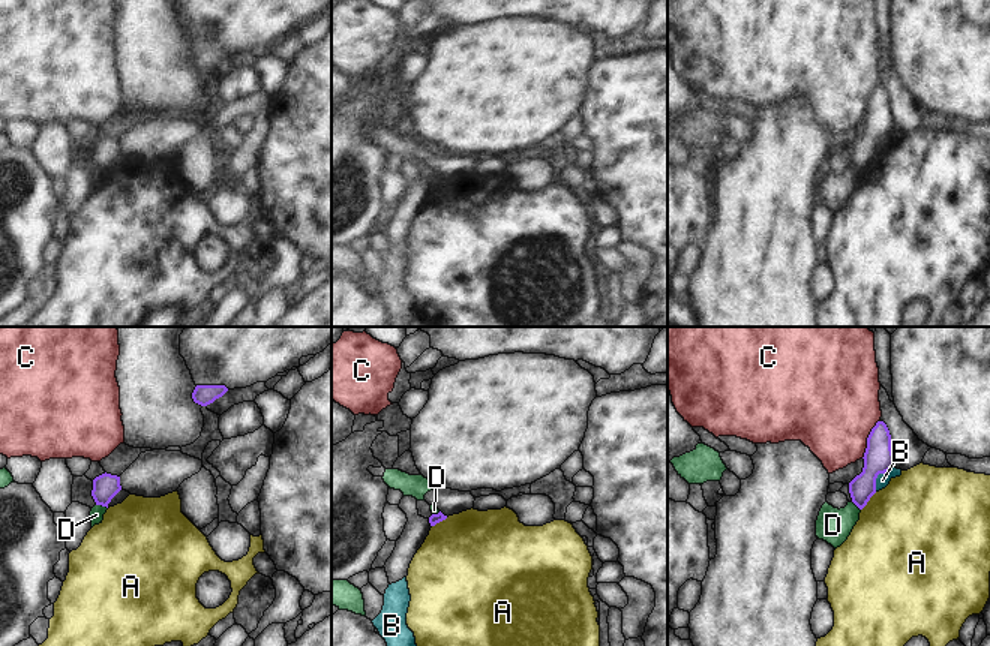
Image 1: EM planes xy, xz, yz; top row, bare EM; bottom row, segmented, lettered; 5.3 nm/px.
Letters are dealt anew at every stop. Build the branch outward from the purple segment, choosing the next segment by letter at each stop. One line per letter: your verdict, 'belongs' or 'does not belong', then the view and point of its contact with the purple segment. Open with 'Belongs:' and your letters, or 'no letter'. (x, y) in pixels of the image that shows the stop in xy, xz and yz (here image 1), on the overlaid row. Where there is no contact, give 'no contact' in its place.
Belongs: no letter
A: does not belong; contact yz (869, 499)
B: does not belong; contact yz (878, 474)
C: does not belong; contact yz (867, 439)
D: does not belong; contact xy (102, 505)

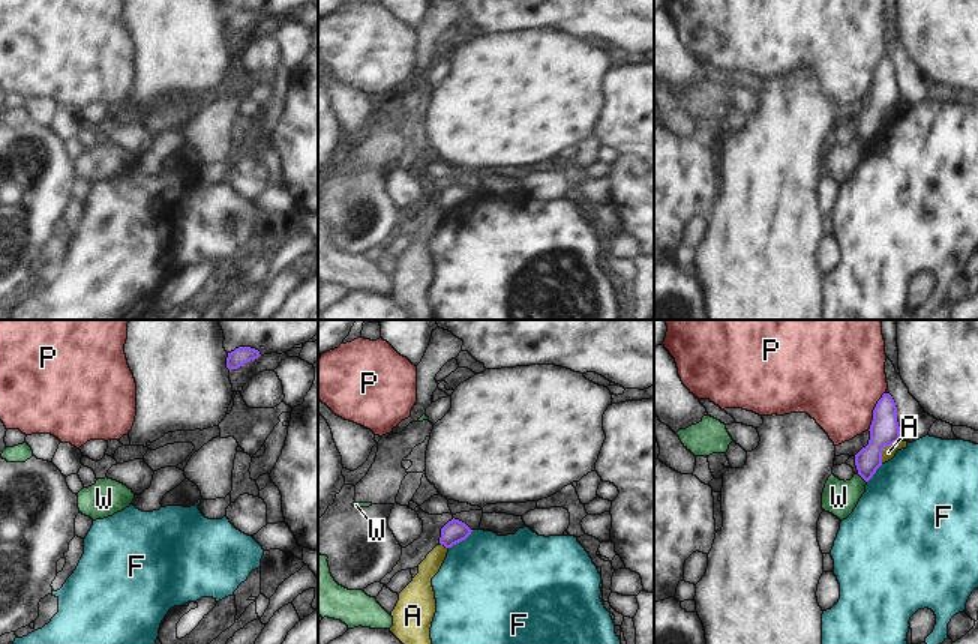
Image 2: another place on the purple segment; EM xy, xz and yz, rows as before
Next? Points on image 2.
Belongs: no letter
A: does not belong; contact yz (884, 446)
F: does not belong; contact xz (461, 541)
P: does not belong; contact yz (873, 412)
W: does not belong; contact yz (861, 476)

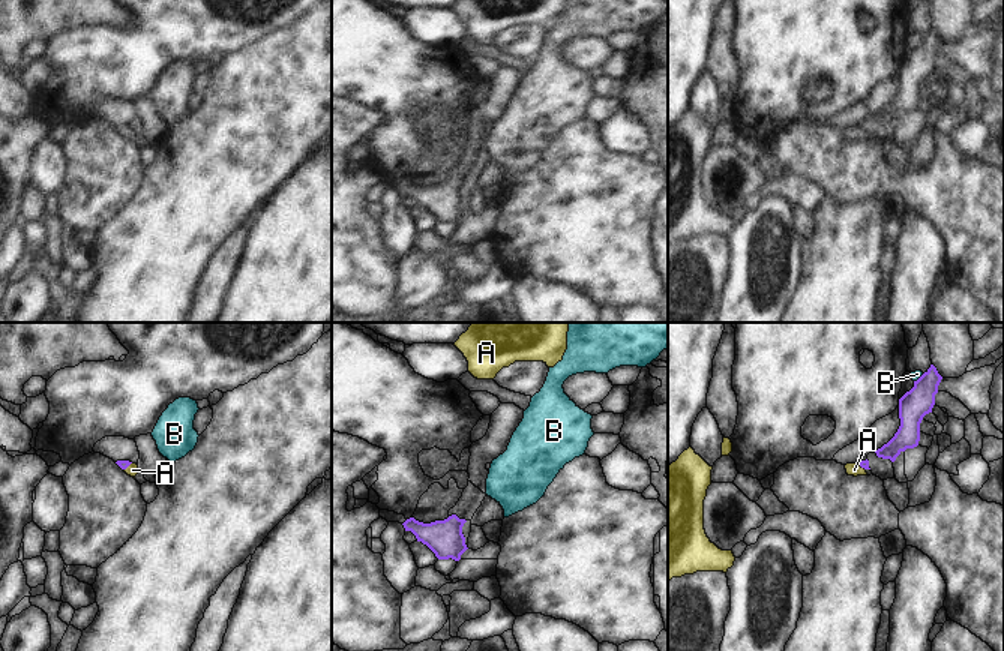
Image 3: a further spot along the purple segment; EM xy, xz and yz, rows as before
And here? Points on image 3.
Belongs: A
A: belongs; contact yz (860, 465)
B: does not belong; contact yz (920, 377)

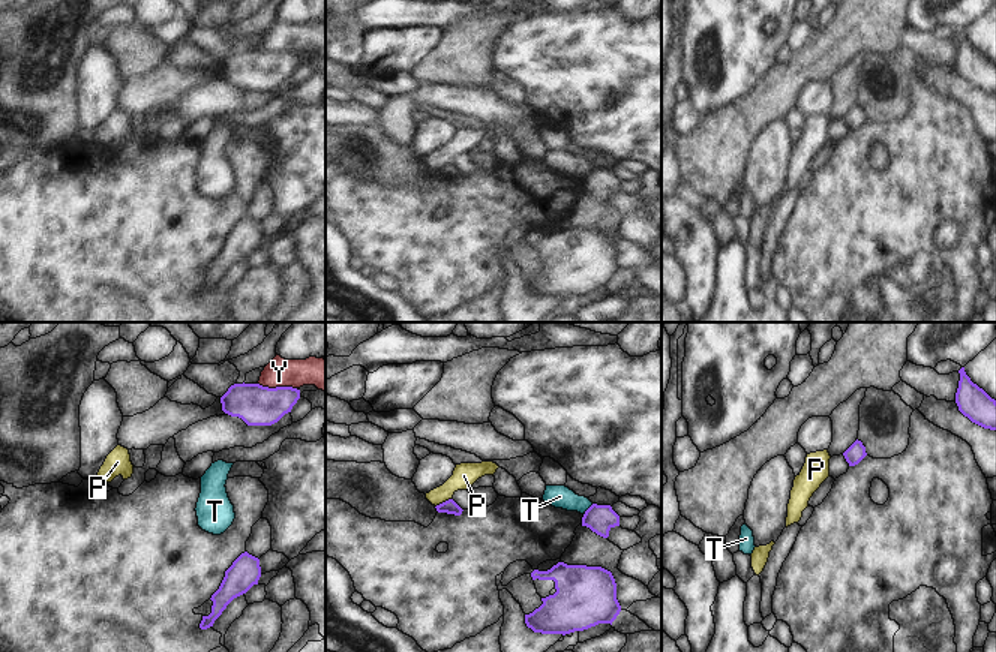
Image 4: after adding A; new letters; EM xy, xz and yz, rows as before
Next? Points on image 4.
Belongs: no letter
P: does not belong; contact xz (443, 502)
T: does not belong; contact xz (587, 510)
Y: does not belong; contact xy (278, 387)

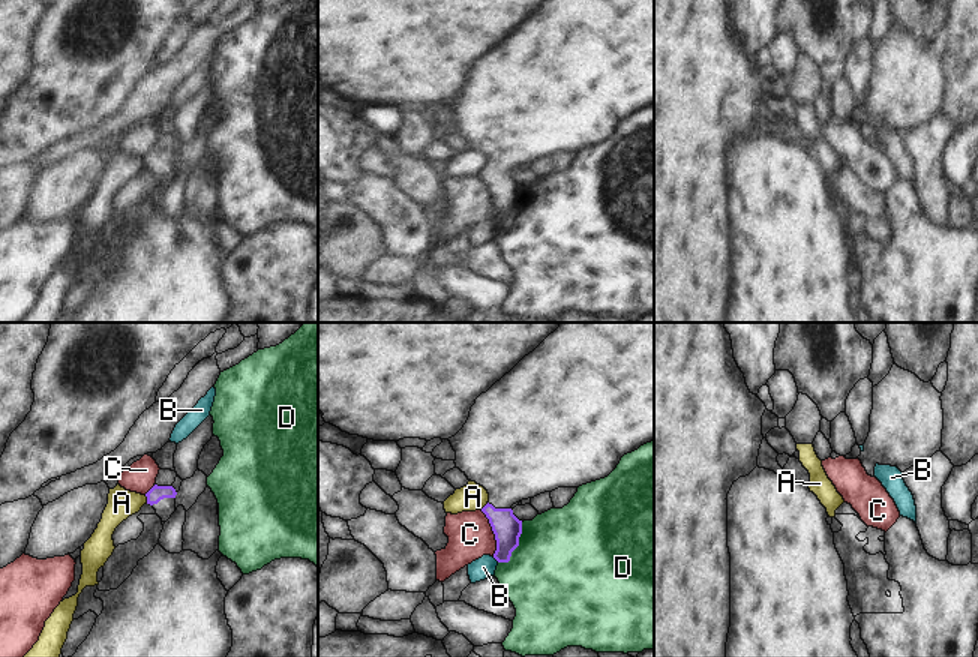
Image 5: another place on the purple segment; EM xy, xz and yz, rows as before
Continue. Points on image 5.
Belongs: no letter
A: does not belong; contact xy (147, 500)
B: does not belong; contact xz (495, 558)
C: does not belong; contact xz (494, 533)
D: does not belong; contact xz (518, 545)

